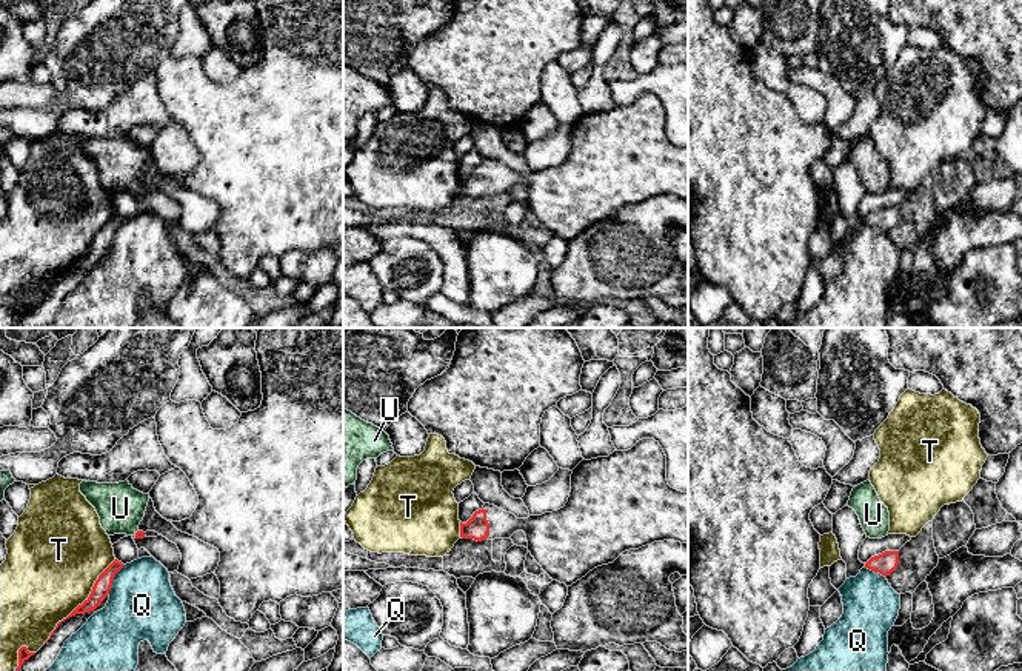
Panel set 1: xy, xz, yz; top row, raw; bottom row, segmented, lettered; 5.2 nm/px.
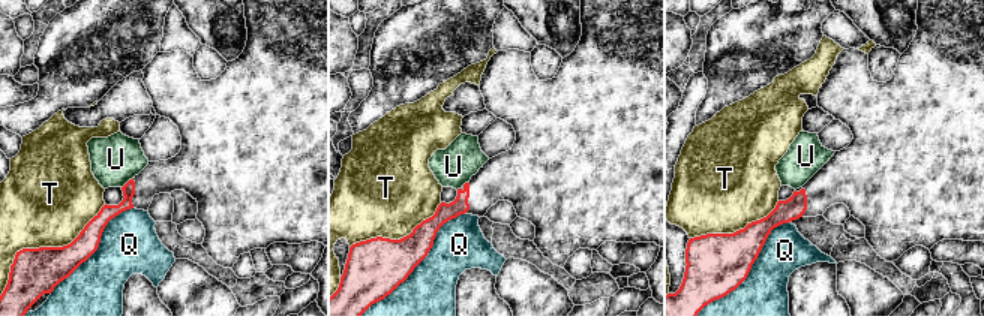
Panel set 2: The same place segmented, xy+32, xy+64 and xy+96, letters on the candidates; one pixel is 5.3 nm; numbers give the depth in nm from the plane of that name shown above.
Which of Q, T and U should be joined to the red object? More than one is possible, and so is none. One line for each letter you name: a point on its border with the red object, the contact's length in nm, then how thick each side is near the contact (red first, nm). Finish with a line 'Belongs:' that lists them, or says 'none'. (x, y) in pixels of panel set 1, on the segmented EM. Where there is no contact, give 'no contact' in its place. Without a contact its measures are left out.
Belongs: none

